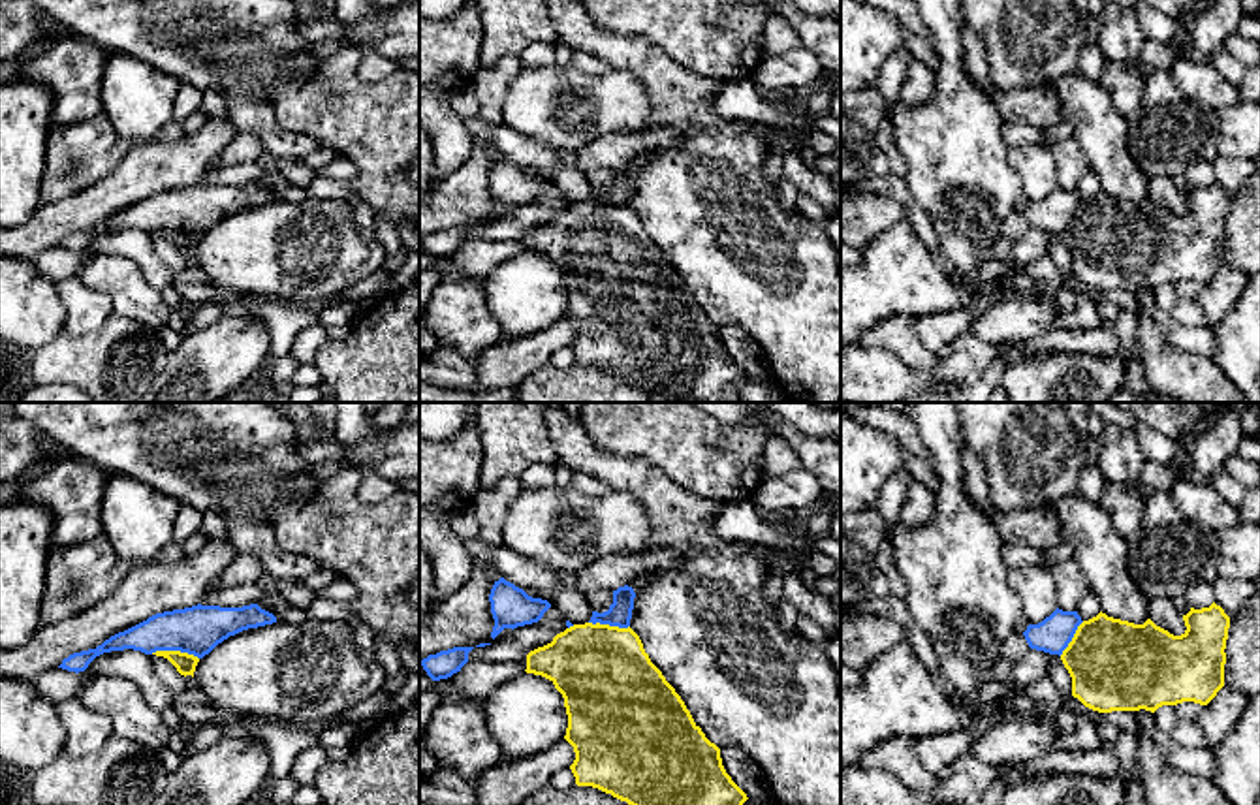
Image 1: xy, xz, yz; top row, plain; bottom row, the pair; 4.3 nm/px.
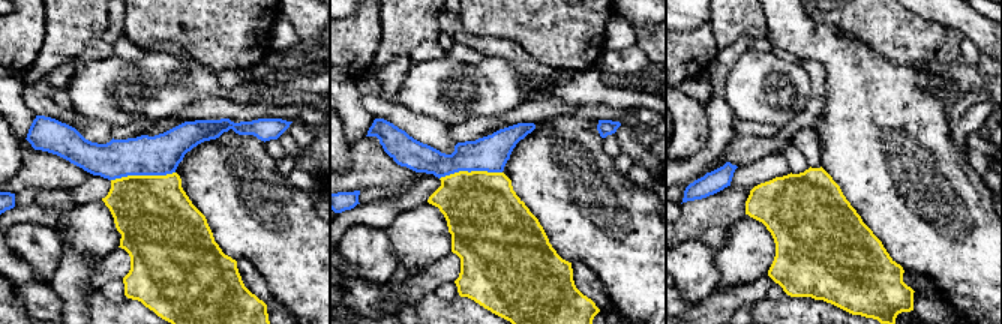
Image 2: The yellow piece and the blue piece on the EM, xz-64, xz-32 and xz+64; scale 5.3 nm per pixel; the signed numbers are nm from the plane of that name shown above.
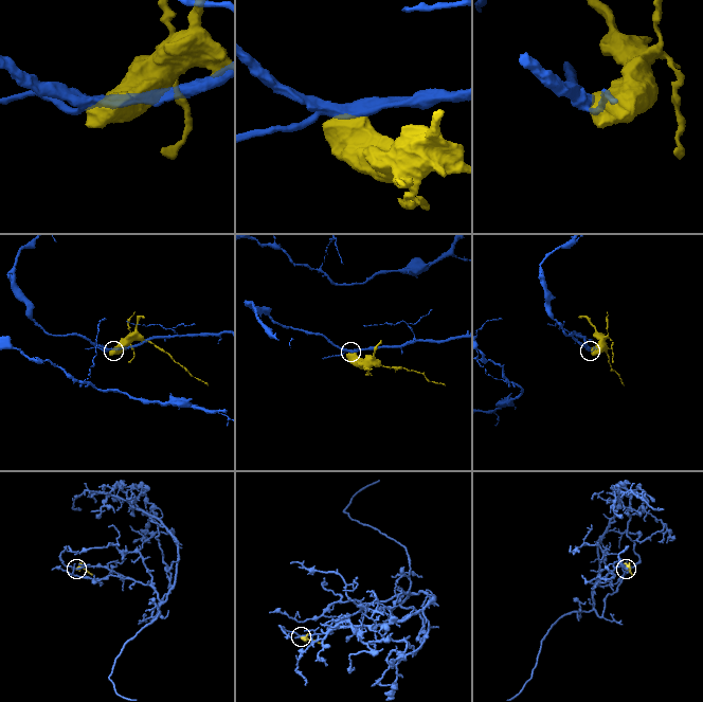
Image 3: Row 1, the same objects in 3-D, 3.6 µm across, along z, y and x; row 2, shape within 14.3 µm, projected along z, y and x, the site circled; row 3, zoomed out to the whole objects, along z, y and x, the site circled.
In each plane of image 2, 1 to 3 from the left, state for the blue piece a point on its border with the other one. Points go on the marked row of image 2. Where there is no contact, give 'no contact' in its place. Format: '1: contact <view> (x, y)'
1: contact xz-64 (143, 176)
2: contact xz-32 (471, 171)
3: no contact

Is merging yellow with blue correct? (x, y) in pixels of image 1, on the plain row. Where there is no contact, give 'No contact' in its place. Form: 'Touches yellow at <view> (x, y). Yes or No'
Touches yellow at xy (175, 230). No

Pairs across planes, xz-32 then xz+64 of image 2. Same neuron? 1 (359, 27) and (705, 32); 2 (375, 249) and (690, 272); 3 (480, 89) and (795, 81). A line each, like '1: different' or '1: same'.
1: same
2: same
3: same

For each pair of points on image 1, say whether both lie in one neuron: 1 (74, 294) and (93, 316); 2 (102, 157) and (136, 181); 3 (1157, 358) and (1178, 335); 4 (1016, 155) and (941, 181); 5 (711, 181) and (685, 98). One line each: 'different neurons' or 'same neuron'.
1: same neuron
2: different neurons
3: different neurons
4: different neurons
5: same neuron

